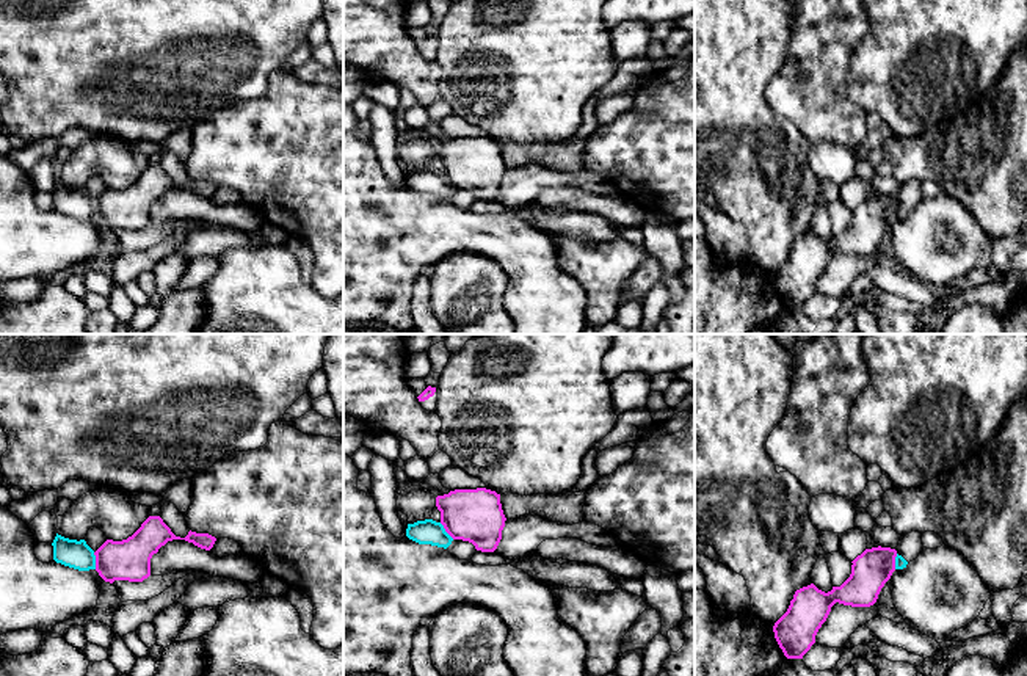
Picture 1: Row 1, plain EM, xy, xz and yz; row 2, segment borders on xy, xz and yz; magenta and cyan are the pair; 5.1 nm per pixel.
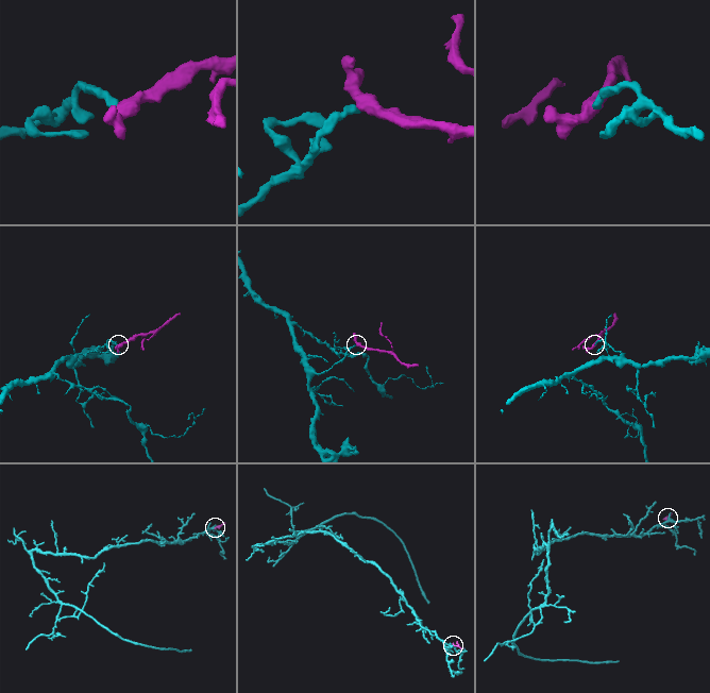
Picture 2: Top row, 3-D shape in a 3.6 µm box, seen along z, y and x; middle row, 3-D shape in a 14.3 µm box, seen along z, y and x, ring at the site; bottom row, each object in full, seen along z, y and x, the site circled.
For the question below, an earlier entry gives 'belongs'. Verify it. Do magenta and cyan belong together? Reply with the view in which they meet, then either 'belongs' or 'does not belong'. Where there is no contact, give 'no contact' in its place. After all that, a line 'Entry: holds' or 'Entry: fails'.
xy | does not belong
Entry: fails

